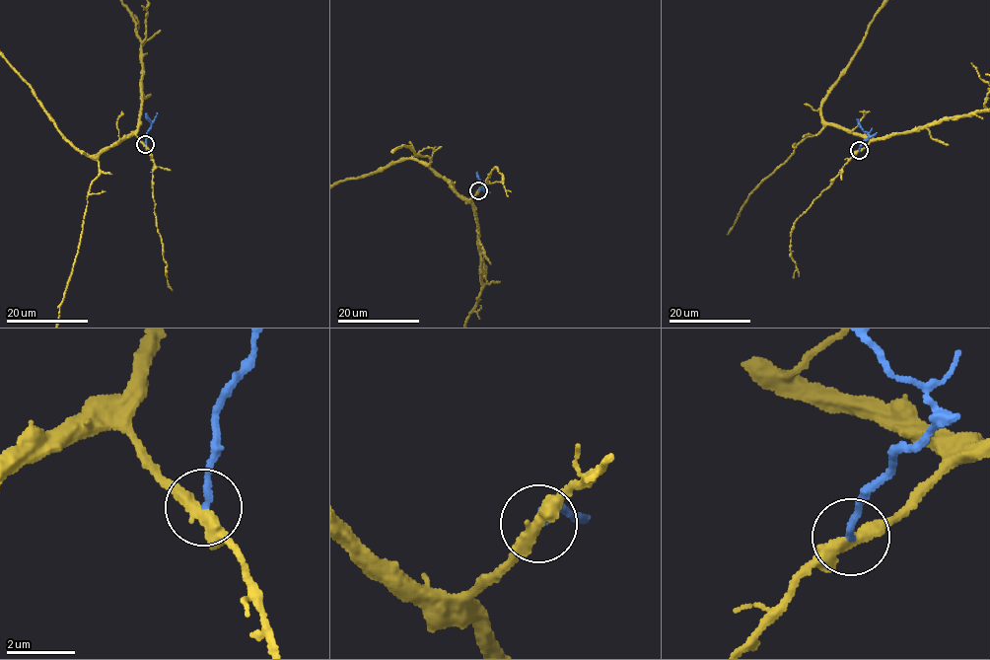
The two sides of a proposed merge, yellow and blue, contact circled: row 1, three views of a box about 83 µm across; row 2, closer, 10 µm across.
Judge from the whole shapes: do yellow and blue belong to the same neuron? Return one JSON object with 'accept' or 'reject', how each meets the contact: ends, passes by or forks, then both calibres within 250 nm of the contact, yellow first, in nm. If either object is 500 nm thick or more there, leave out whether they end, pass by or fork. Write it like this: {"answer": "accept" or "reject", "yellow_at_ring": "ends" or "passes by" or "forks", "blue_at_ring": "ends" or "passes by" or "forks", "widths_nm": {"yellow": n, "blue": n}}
{"answer": "accept", "yellow_at_ring": "passes by", "blue_at_ring": "ends", "widths_nm": {"yellow": 400, "blue": 190}}

